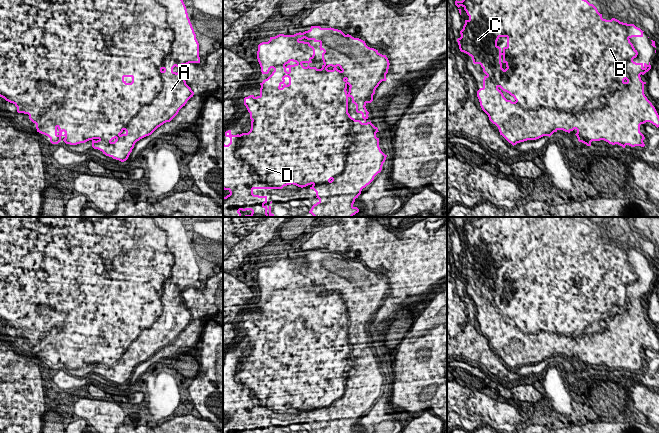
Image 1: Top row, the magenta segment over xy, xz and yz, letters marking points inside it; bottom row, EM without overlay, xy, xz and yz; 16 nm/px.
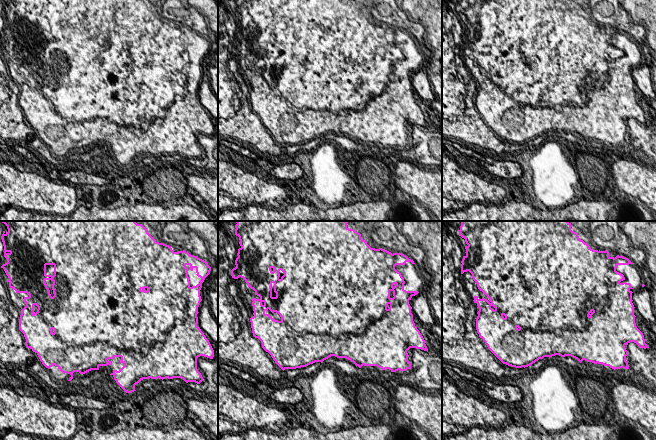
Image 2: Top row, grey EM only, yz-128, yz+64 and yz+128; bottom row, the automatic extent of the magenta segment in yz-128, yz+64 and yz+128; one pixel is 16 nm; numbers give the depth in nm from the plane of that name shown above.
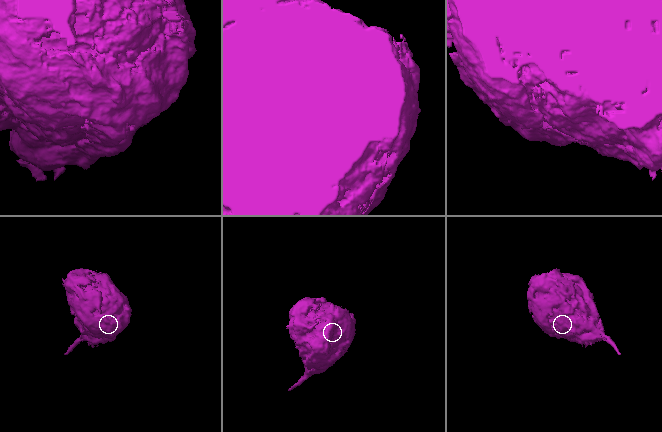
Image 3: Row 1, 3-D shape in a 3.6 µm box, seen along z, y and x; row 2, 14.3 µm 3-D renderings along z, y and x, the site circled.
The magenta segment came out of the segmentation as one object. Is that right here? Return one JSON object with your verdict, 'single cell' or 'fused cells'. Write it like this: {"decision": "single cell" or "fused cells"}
{"decision": "fused cells"}

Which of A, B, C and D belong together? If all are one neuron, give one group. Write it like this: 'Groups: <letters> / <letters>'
Groups: A / B C D

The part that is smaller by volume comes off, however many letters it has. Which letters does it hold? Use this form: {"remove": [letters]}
{"remove": ["A"]}

